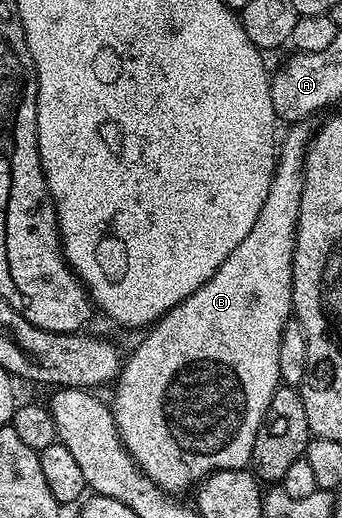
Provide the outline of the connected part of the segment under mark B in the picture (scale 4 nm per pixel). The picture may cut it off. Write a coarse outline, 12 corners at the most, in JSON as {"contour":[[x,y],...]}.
{"contour":[[311,125],[248,238],[149,325],[118,437],[171,494],[246,468],[280,387]]}

